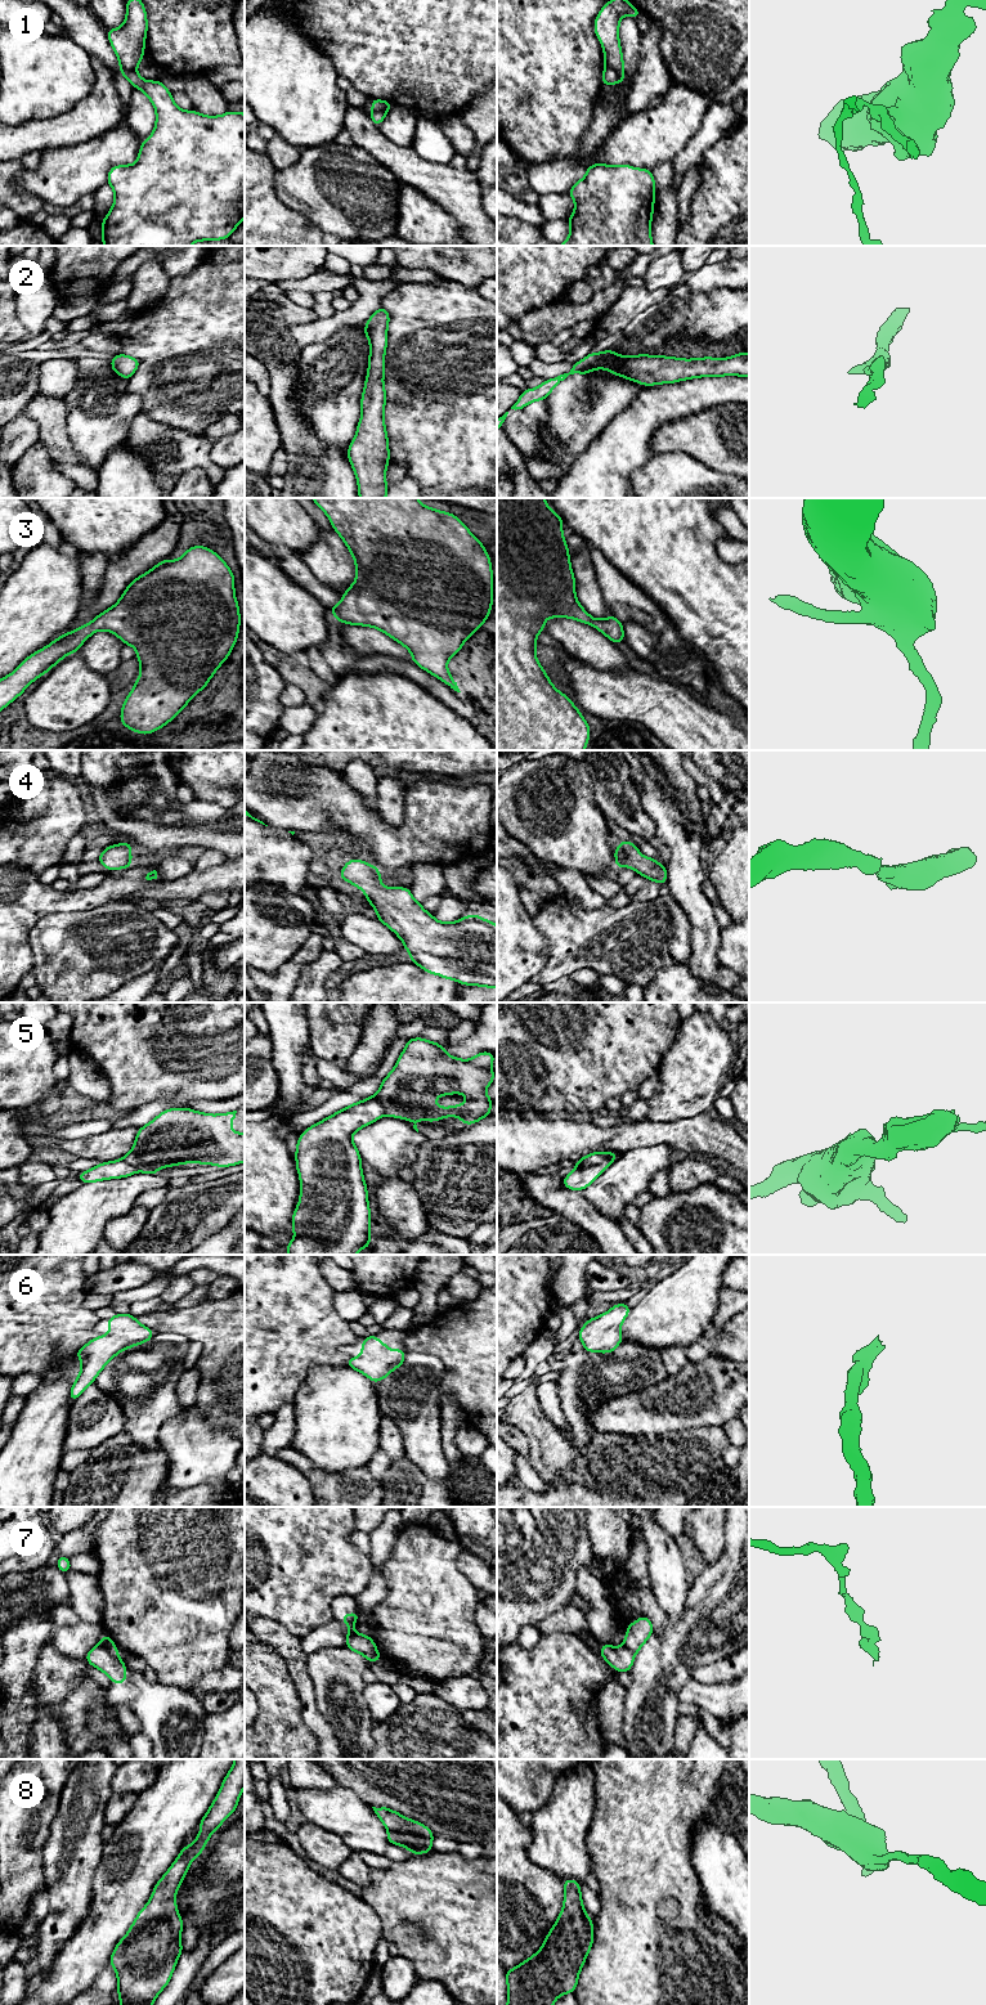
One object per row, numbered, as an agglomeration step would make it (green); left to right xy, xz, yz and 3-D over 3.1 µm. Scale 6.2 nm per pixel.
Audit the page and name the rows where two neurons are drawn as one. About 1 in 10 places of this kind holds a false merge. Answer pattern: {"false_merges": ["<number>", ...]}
{"false_merges": ["1", "5", "7"]}

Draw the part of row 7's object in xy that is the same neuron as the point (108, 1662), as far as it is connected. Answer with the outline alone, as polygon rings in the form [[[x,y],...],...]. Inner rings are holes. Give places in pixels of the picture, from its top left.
[[[98,1645],[86,1654],[85,1660],[106,1673],[111,1682],[125,1685],[127,1668],[117,1652]]]

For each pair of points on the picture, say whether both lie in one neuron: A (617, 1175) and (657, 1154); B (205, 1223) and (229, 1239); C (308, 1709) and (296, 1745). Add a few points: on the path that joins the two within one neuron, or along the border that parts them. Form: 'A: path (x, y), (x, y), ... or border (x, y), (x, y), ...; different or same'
A: path (627, 1175), (646, 1161); same
B: border (231, 1218), (223, 1227), (202, 1241); different
C: border (296, 1692), (301, 1704), (301, 1718), (318, 1745); different

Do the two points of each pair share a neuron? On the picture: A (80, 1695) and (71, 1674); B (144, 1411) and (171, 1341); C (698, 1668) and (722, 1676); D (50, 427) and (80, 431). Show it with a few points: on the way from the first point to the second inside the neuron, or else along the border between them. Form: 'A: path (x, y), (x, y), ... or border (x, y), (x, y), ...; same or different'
A: border (86, 1678), (70, 1692), (58, 1710); different
B: path (147, 1394), (147, 1375), (162, 1358); same
C: path (704, 1672), (716, 1672); same
D: border (63, 400), (67, 435), (80, 457); different

